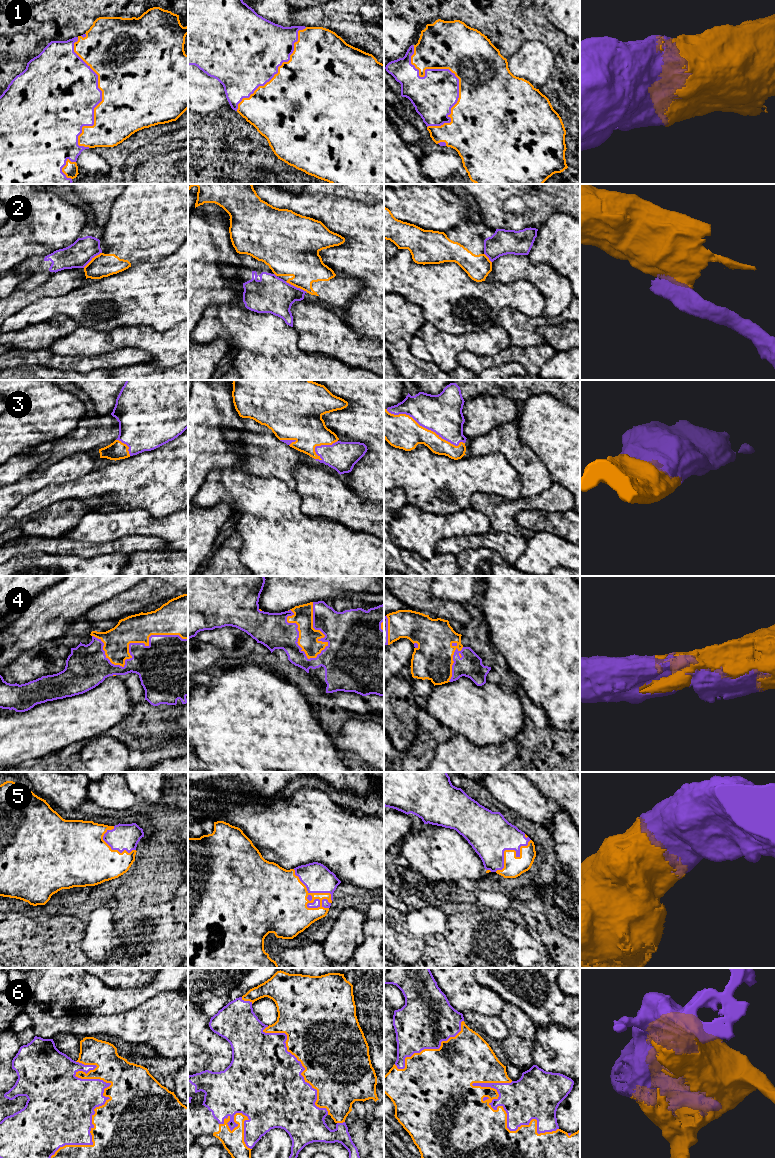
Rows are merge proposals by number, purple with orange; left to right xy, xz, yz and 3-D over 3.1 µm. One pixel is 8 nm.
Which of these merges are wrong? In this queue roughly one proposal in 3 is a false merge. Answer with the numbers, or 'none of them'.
2

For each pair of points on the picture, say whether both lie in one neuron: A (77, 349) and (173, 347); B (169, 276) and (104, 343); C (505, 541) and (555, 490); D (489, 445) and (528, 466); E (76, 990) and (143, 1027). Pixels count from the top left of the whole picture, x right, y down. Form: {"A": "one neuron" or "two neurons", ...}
{"A": "one neuron", "B": "two neurons", "C": "two neurons", "D": "one neuron", "E": "two neurons"}

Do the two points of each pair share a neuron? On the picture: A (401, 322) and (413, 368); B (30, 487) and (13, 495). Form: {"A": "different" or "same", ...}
{"A": "same", "B": "same"}

